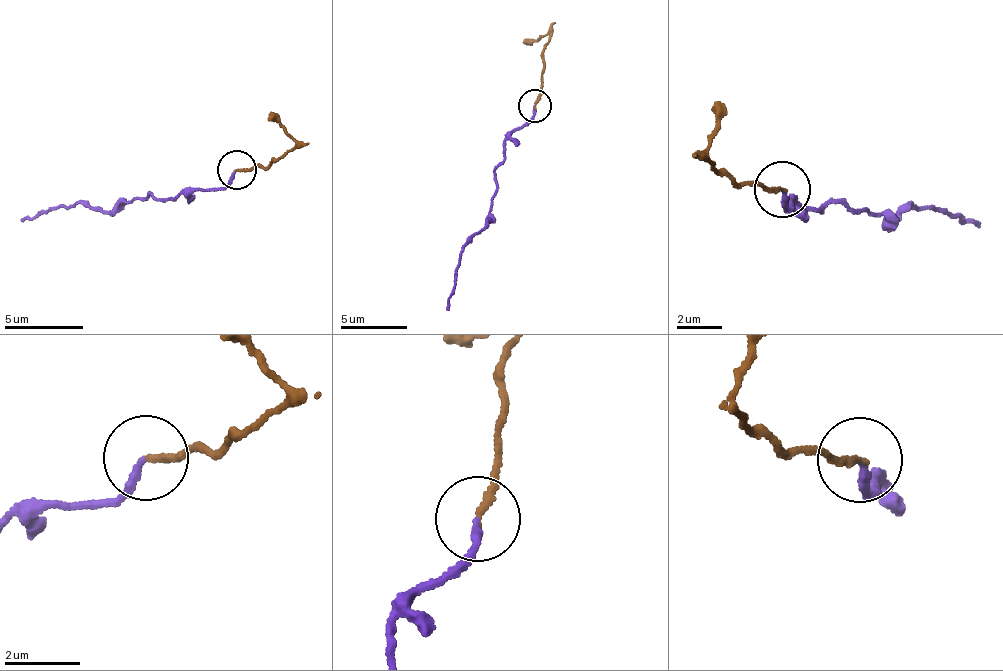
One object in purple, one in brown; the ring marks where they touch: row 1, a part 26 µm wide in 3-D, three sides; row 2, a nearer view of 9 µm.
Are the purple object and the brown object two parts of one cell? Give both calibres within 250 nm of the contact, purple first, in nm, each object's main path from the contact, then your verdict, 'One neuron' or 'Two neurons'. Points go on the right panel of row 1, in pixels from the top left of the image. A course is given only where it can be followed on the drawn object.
Thickness 170 nm (purple) against 170 nm. Course of purple: (781, 188), (791, 207), (786, 204), (825, 202), (862, 208), (891, 225), (911, 205), (979, 220). Course of brown: (781, 188), (756, 181), (735, 184), (711, 156), (719, 101). One neuron

